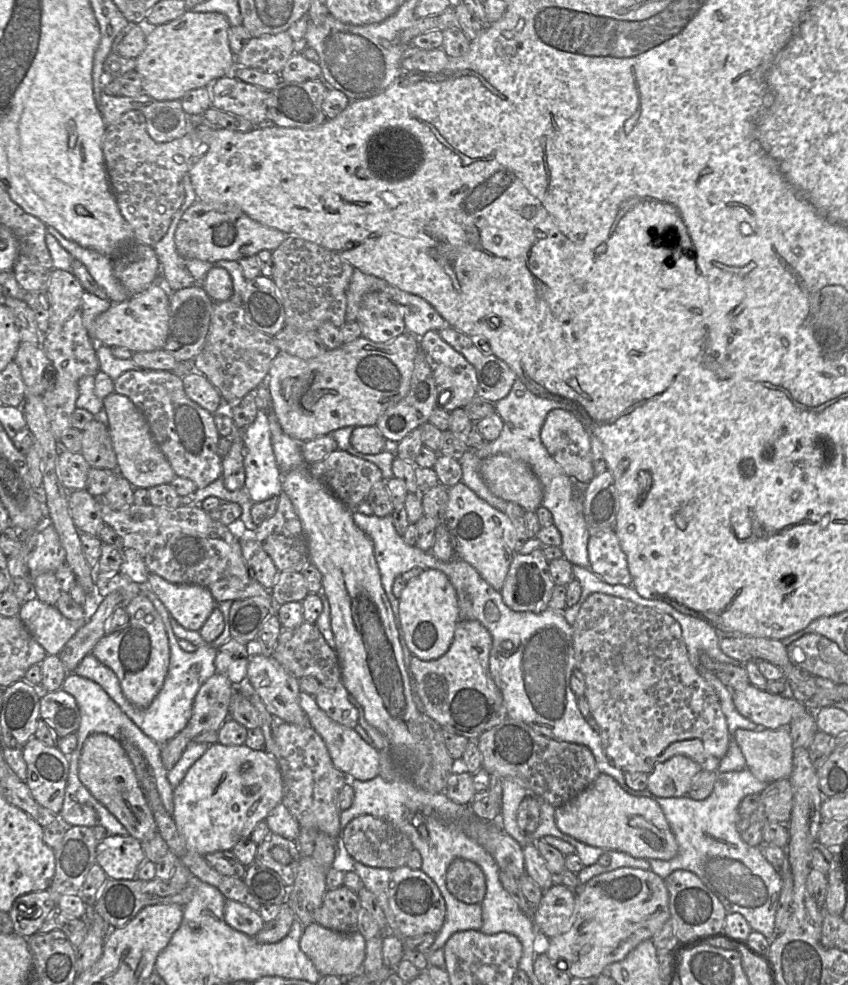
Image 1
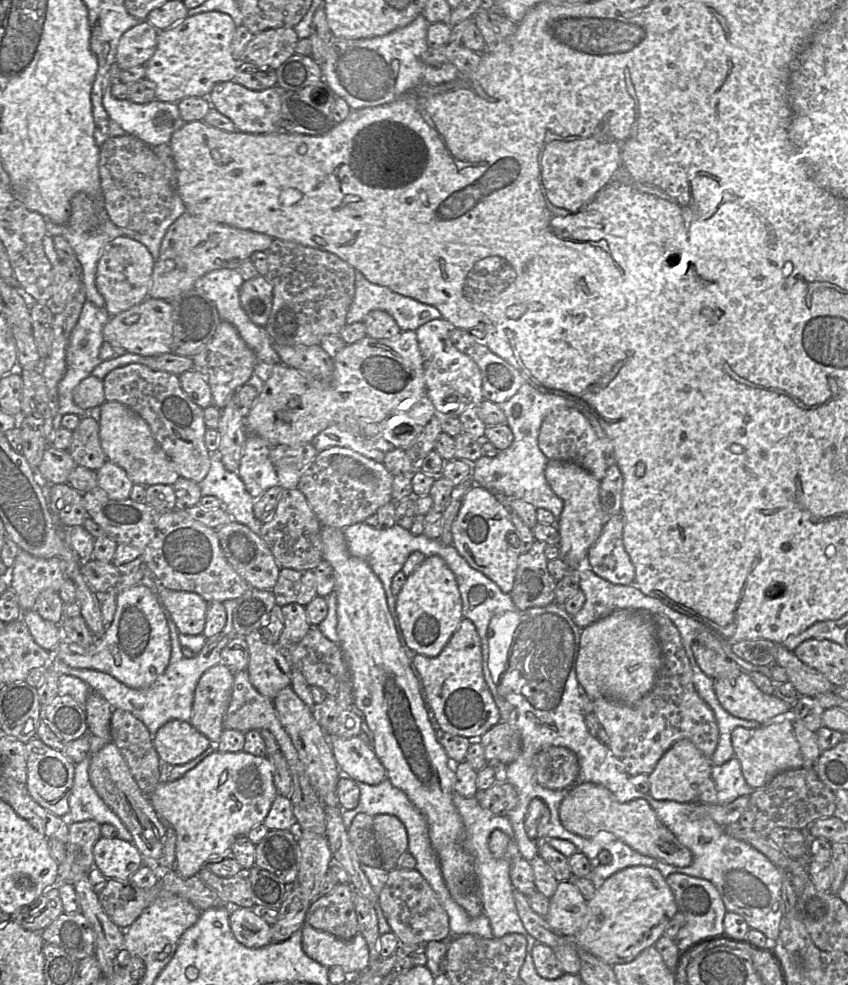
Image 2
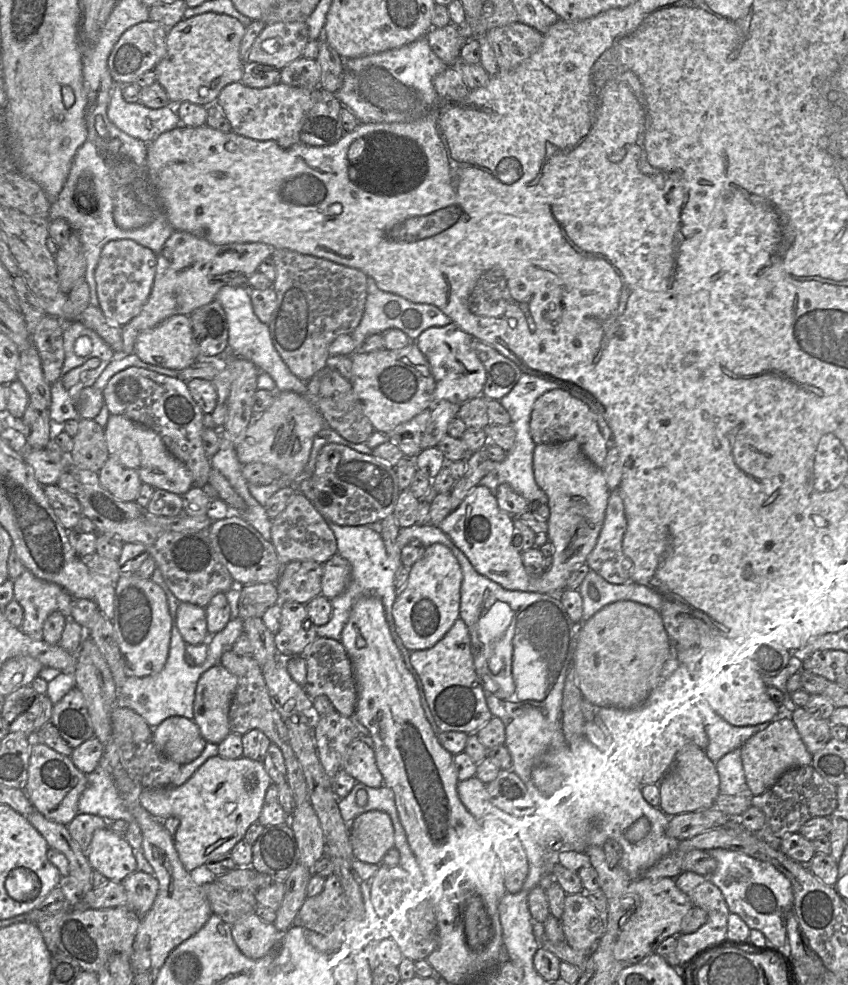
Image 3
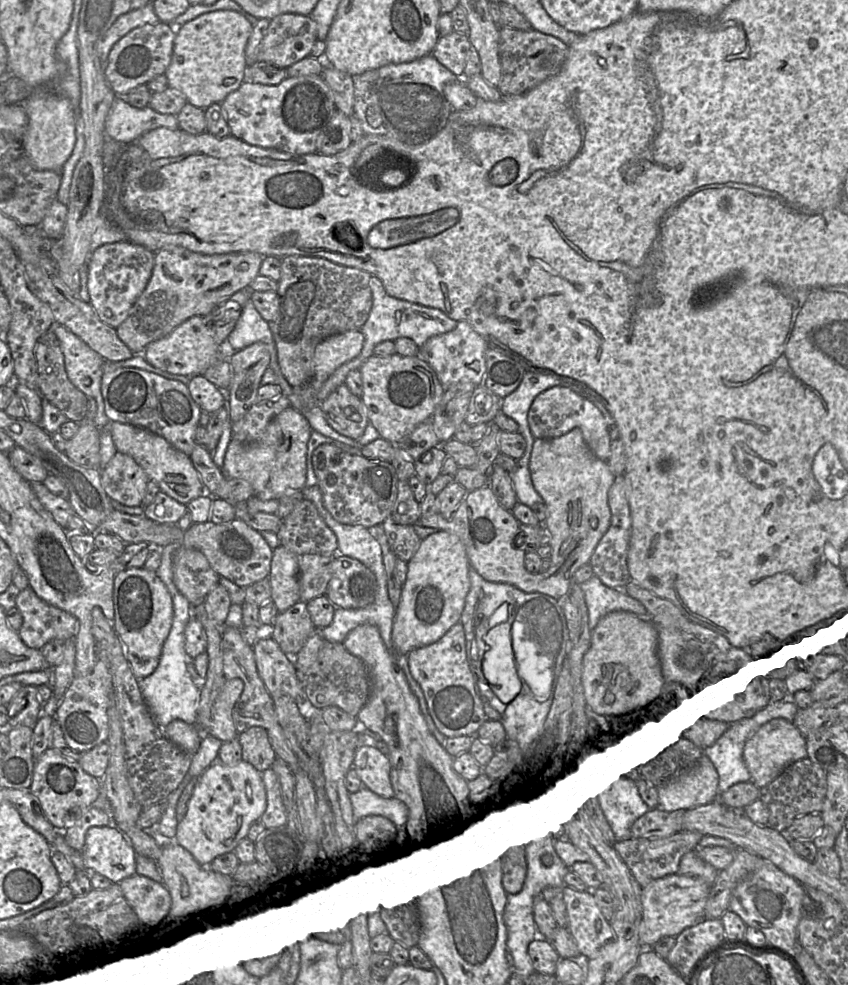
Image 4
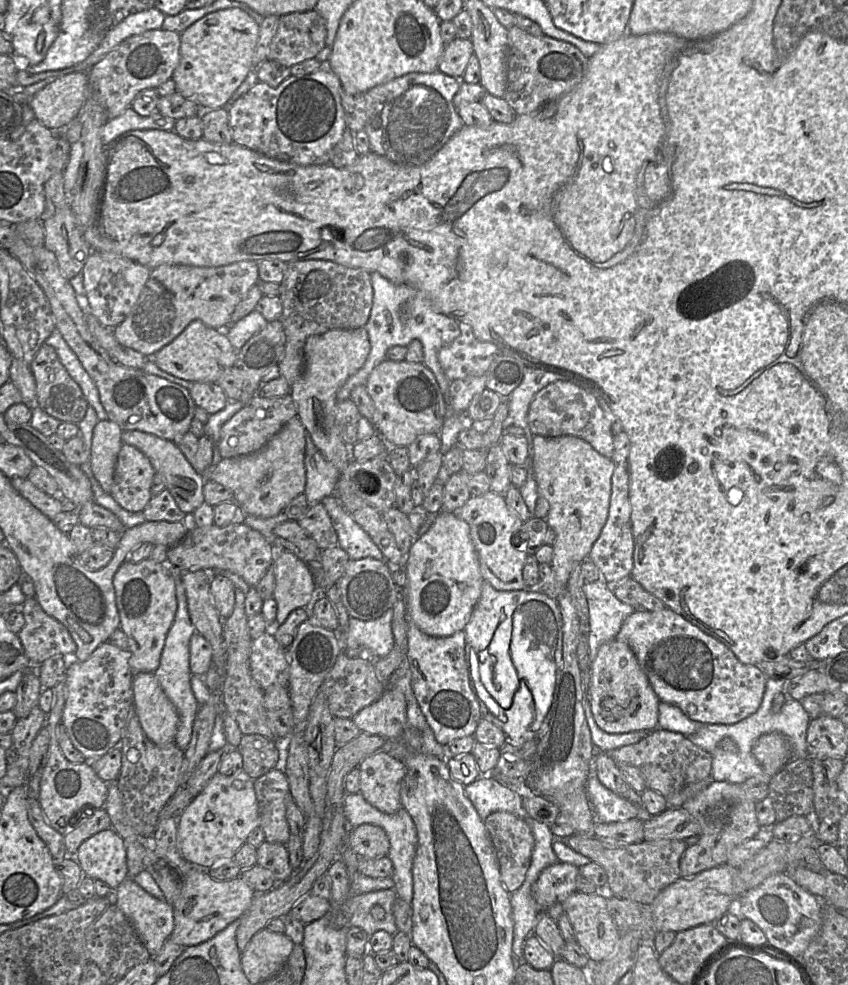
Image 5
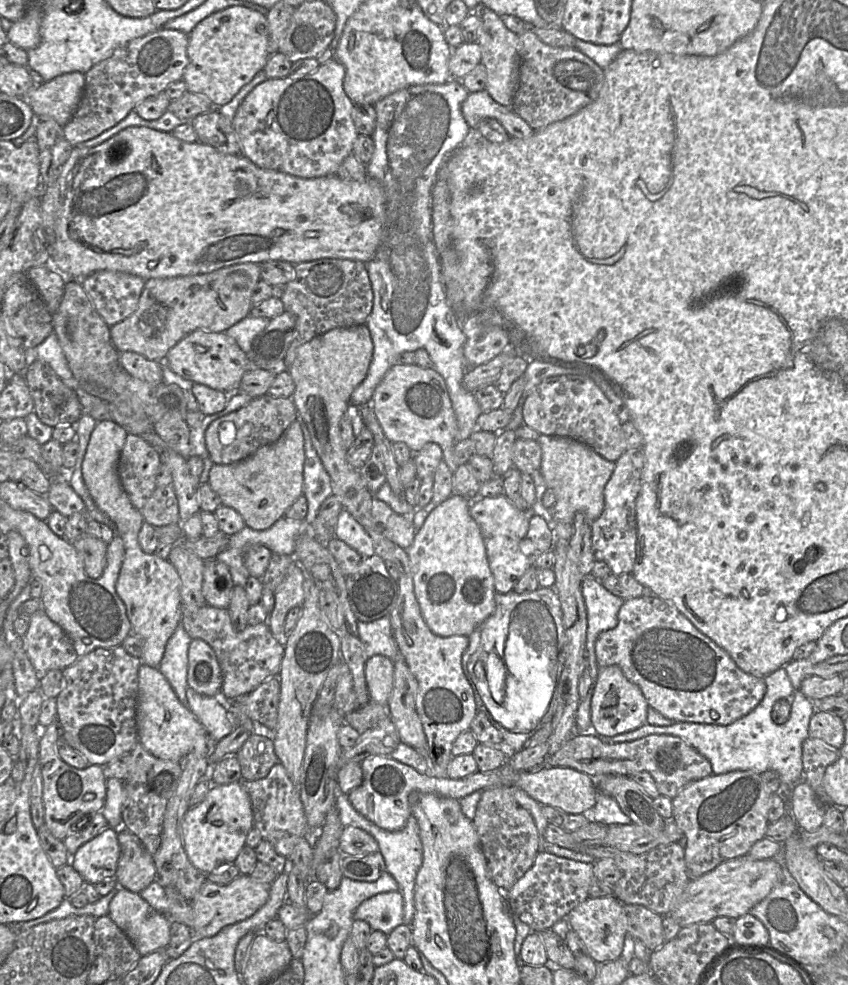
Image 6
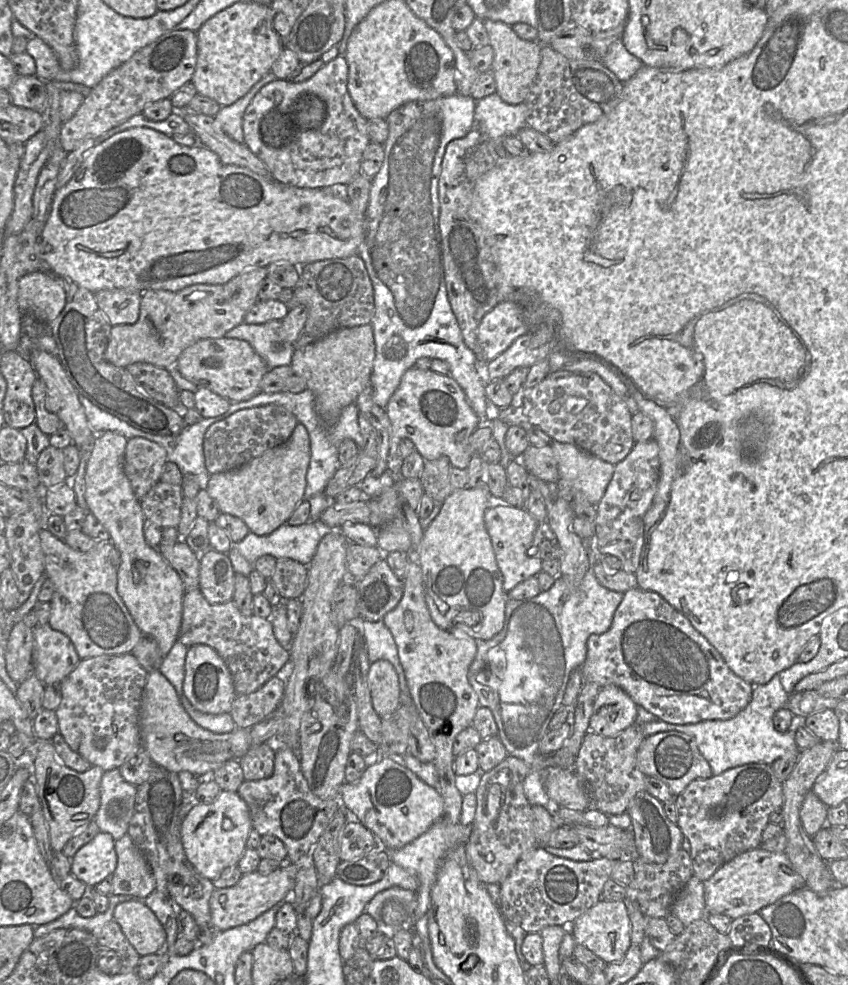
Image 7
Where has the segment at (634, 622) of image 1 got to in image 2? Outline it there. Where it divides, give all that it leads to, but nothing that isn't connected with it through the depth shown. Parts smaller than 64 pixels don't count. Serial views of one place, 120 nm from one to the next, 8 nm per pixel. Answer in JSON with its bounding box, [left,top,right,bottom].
[594,613,719,776]

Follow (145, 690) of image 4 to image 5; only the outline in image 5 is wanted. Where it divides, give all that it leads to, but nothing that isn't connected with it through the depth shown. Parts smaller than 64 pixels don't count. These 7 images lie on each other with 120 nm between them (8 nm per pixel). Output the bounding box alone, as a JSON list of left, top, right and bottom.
[154,568,211,751]

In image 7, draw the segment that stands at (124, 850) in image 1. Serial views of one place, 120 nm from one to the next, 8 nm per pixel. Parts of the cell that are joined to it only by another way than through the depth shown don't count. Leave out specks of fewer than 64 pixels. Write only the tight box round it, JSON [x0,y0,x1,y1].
[71,831,117,888]

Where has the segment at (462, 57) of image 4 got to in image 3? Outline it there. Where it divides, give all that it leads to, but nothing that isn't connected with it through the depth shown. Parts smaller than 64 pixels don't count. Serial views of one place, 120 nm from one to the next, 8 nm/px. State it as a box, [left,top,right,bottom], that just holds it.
[426,22,465,66]

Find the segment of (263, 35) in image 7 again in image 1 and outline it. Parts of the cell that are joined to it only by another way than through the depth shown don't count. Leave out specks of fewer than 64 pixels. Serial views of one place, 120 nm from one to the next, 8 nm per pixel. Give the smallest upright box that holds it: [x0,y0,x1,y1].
[135,10,235,101]

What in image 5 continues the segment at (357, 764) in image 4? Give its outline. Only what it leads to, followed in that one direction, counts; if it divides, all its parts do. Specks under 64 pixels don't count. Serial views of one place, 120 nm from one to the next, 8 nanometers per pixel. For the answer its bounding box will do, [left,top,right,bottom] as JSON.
[359,750,406,814]

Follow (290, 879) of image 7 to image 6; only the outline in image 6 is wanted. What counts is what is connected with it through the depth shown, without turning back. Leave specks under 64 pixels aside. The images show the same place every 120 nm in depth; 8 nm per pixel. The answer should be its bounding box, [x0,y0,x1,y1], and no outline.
[190,874,270,941]

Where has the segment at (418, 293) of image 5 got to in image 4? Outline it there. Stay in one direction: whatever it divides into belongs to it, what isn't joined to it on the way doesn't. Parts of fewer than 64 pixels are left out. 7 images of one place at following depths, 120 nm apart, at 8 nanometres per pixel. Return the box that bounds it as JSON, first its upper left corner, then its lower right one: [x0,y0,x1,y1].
[317,275,457,403]

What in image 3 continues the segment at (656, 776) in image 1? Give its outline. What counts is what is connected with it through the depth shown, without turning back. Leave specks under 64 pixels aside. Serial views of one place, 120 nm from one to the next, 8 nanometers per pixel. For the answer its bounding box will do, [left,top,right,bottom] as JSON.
[658,740,720,816]

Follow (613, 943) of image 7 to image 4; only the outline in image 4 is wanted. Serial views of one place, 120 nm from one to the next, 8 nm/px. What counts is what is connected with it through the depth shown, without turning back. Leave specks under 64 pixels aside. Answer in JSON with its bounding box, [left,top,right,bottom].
[562,885,614,958]

